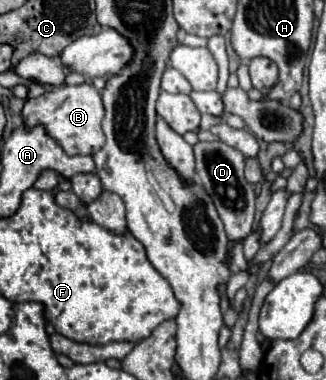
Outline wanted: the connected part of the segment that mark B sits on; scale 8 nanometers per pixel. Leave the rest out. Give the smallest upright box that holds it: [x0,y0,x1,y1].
[22,82,104,156]

